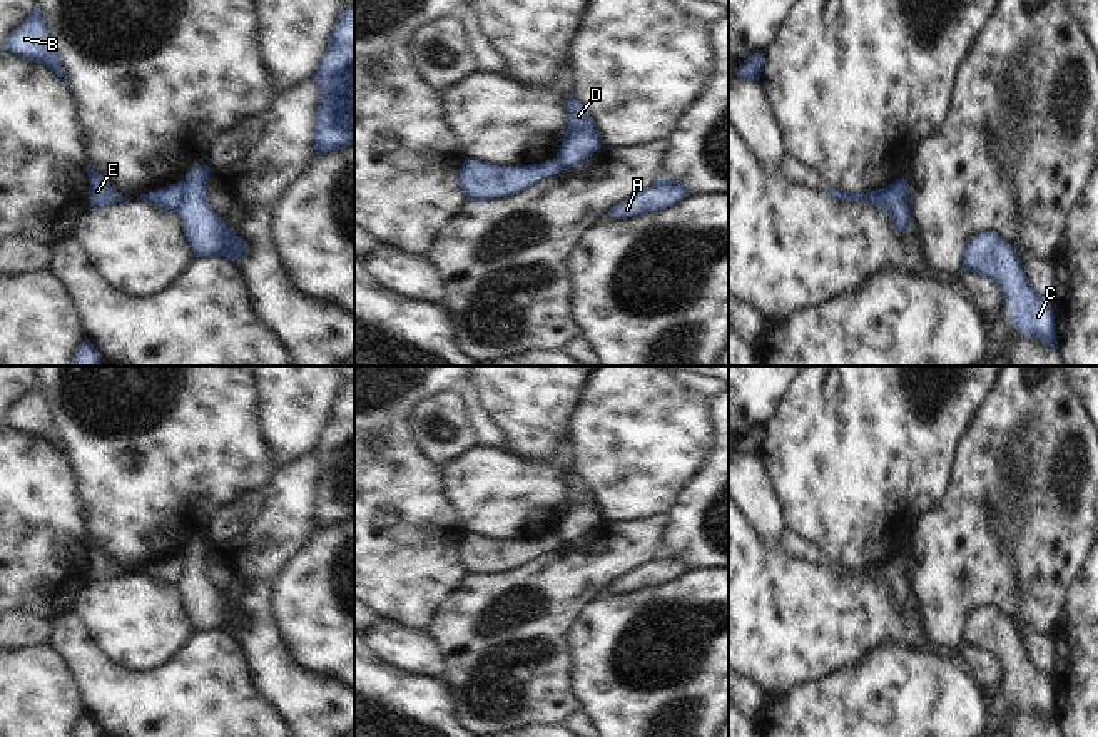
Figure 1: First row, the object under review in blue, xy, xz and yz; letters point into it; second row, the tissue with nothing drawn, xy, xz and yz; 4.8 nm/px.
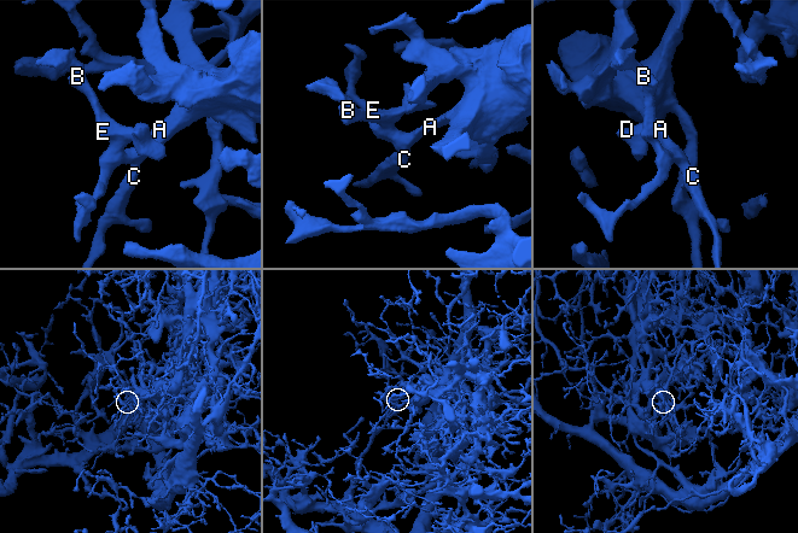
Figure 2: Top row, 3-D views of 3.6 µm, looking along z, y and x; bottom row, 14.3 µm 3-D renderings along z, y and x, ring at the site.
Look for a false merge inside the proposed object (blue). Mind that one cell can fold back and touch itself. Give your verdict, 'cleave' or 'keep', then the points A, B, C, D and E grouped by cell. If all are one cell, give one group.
cleave; groups A B C E / D

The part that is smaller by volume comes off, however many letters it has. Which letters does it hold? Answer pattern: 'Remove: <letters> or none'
Remove: D.

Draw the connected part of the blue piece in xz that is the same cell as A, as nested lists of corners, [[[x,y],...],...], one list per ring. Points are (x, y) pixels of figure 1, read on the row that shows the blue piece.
[[[660,177],[650,187],[613,206],[605,217],[613,221],[635,214],[658,212],[685,199],[687,196],[690,196],[690,192],[684,186]]]

